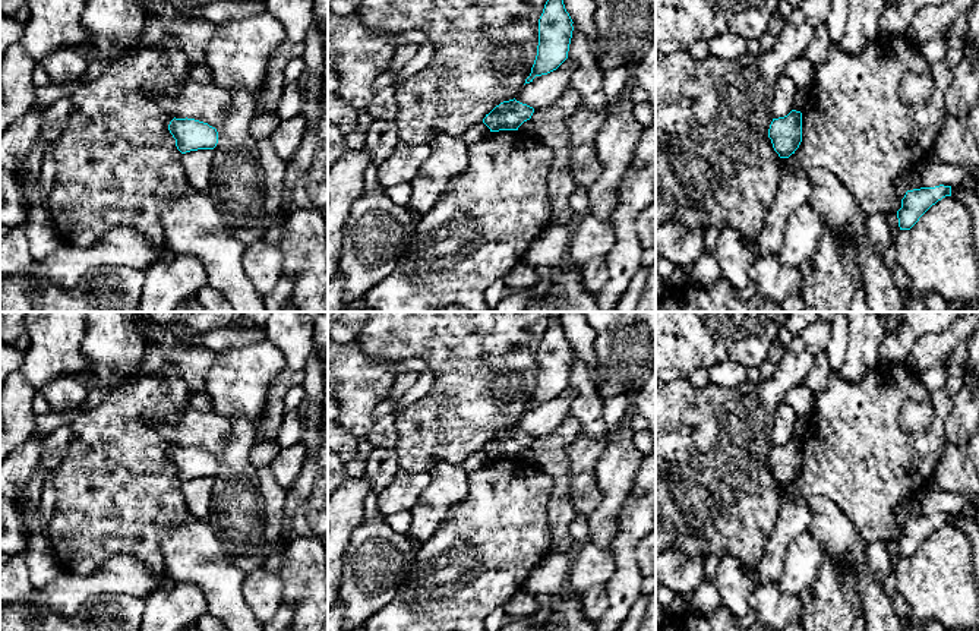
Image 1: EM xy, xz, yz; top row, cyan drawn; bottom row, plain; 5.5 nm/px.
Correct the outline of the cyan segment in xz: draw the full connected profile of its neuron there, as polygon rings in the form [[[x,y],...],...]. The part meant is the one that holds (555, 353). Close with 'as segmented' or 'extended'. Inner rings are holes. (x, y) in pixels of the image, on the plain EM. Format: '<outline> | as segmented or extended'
[[[550,312],[549,326],[539,347],[539,373],[534,392],[525,411],[536,404],[556,398],[566,387],[572,366],[572,347],[565,337],[560,318]]] | as segmented

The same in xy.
[[[174,445],[168,452],[168,458],[181,482],[198,477],[214,477],[218,471],[217,457],[195,447]]] | as segmented

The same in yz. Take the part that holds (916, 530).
[[[951,514],[920,515],[907,518],[897,539],[900,558],[910,558],[938,529],[951,524]]] | as segmented

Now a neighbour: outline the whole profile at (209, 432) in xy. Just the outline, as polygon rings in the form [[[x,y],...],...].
[[[187,407],[179,422],[158,423],[157,429],[176,447],[195,447],[217,457],[228,442],[230,420]]]

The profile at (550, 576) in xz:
[[[549,553],[528,575],[524,589],[534,594],[559,594],[568,584],[574,553]]]

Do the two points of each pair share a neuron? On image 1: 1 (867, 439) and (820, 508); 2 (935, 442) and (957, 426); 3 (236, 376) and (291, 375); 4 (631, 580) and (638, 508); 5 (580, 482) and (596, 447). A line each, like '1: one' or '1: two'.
1: two
2: two
3: two
4: one
5: one

